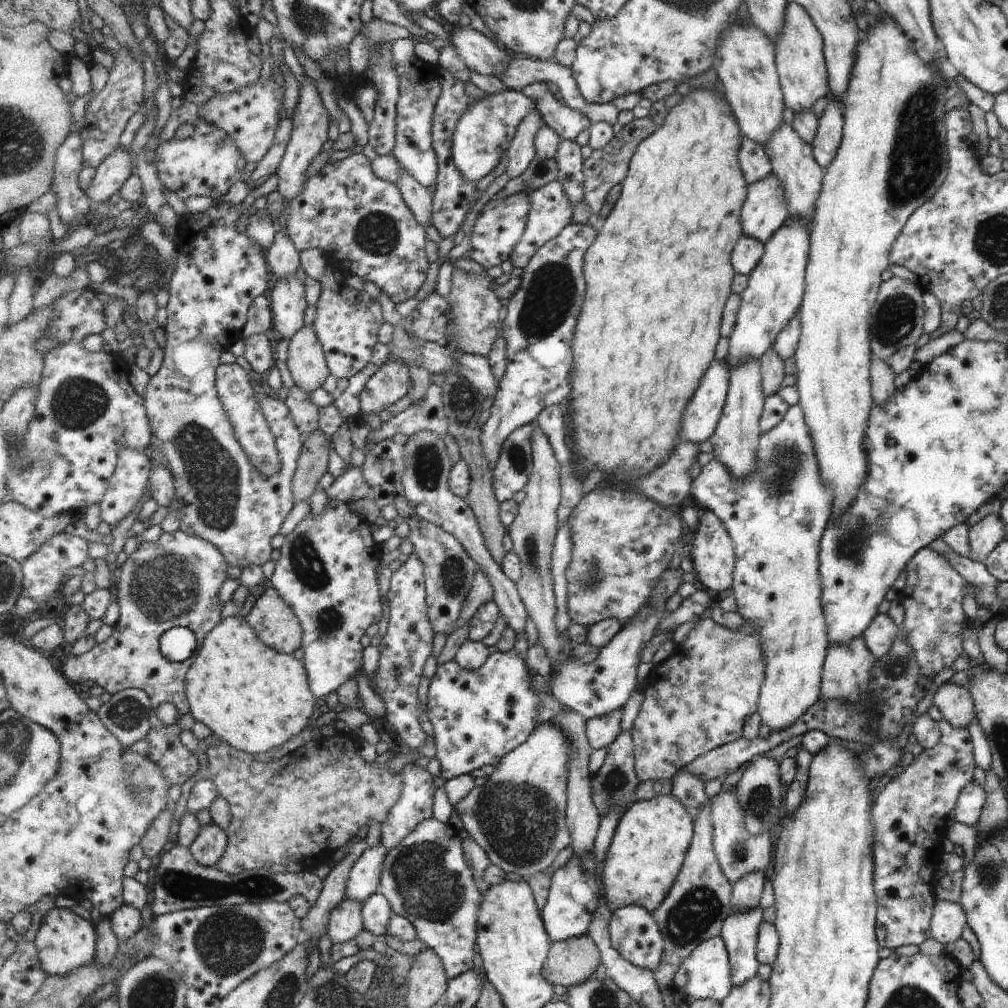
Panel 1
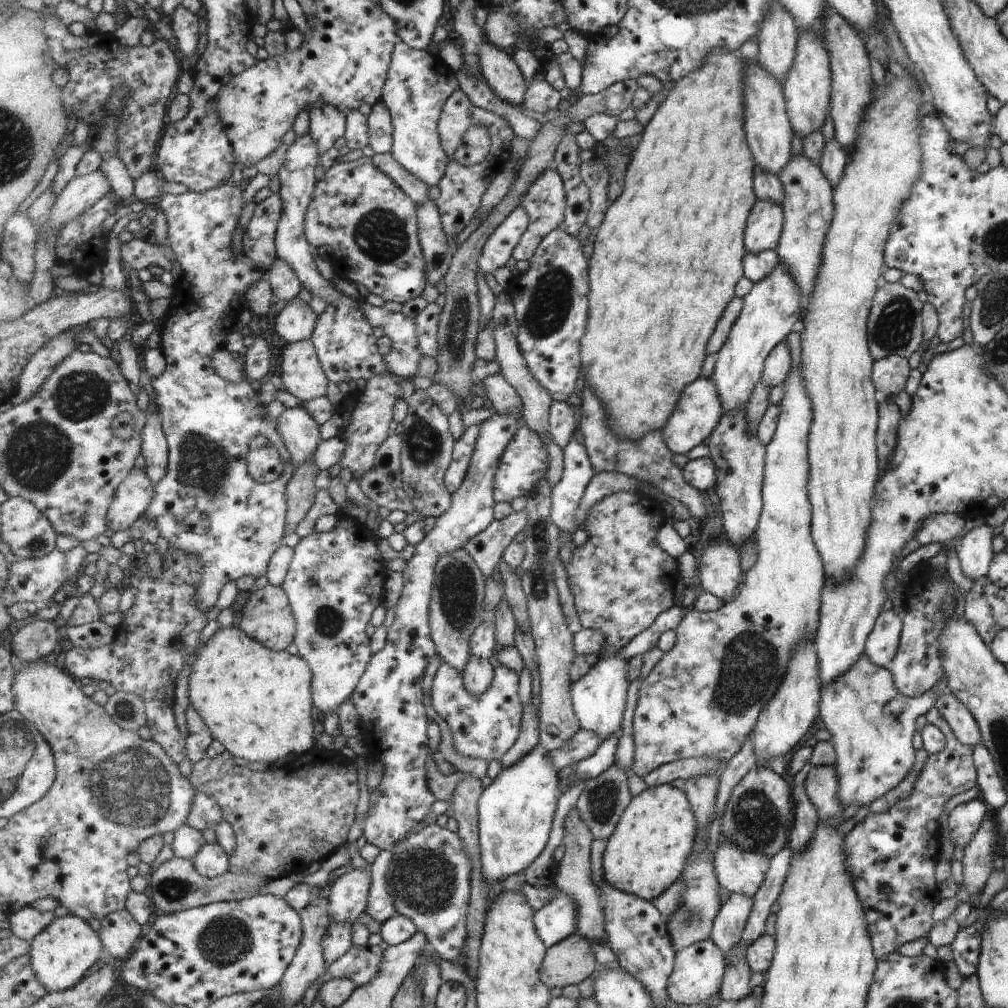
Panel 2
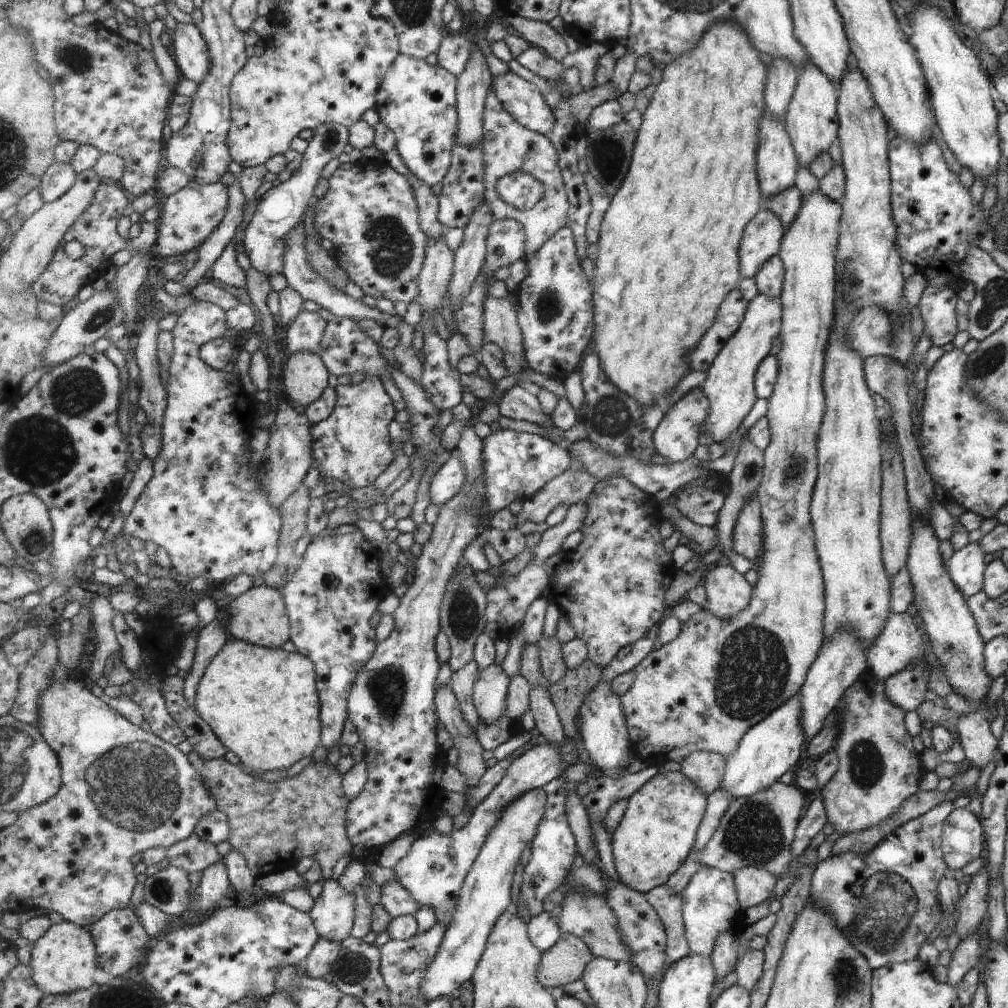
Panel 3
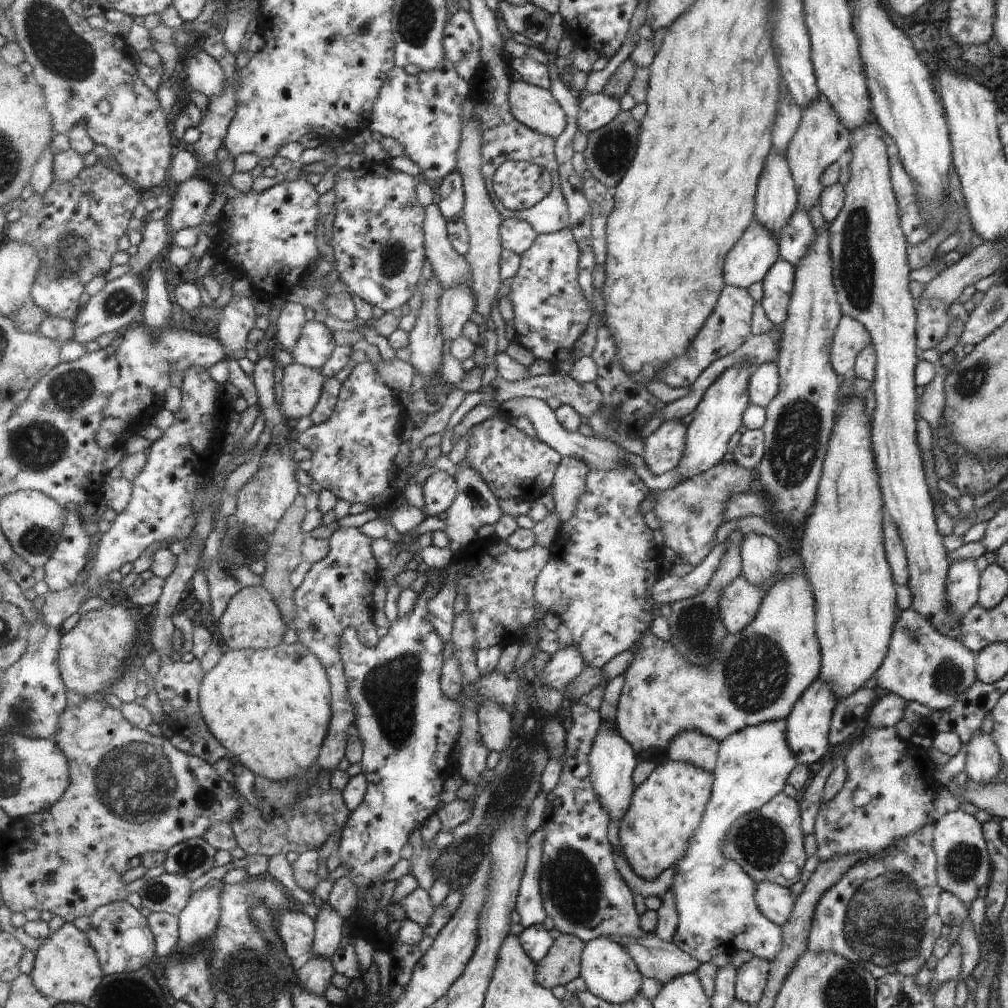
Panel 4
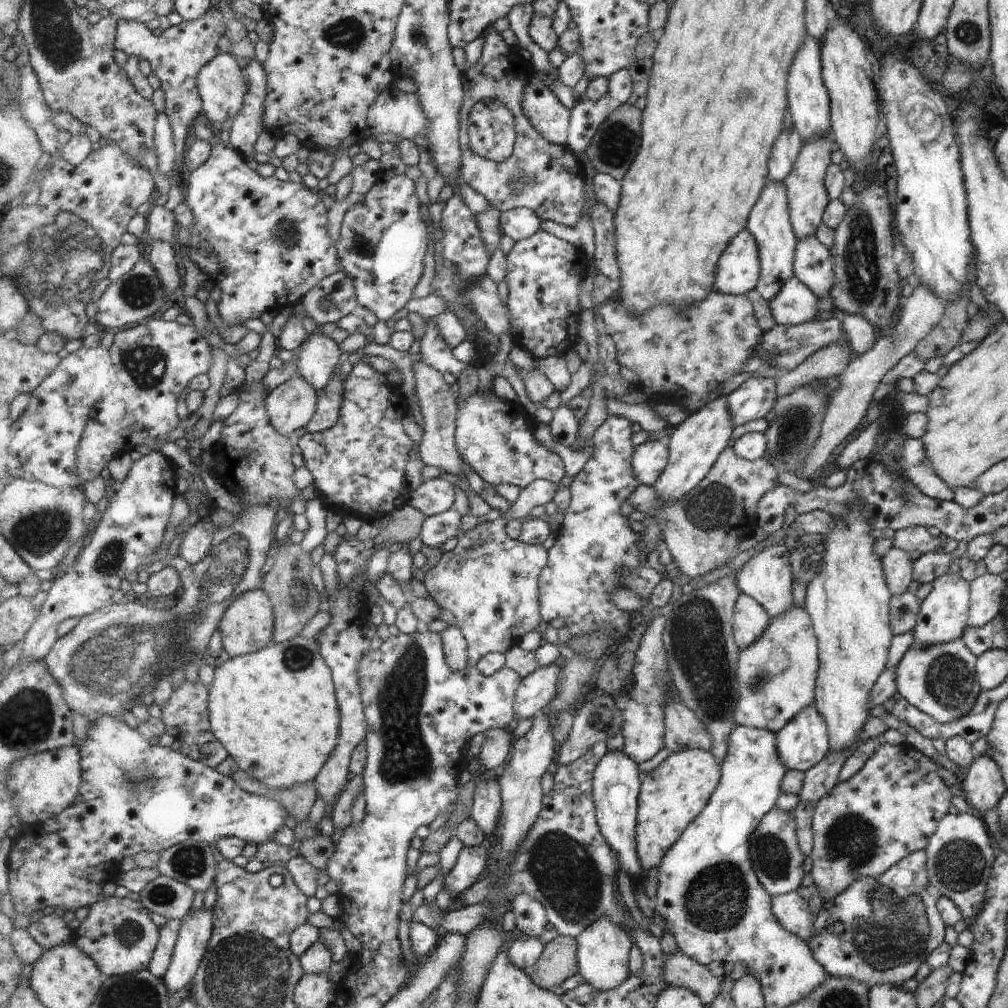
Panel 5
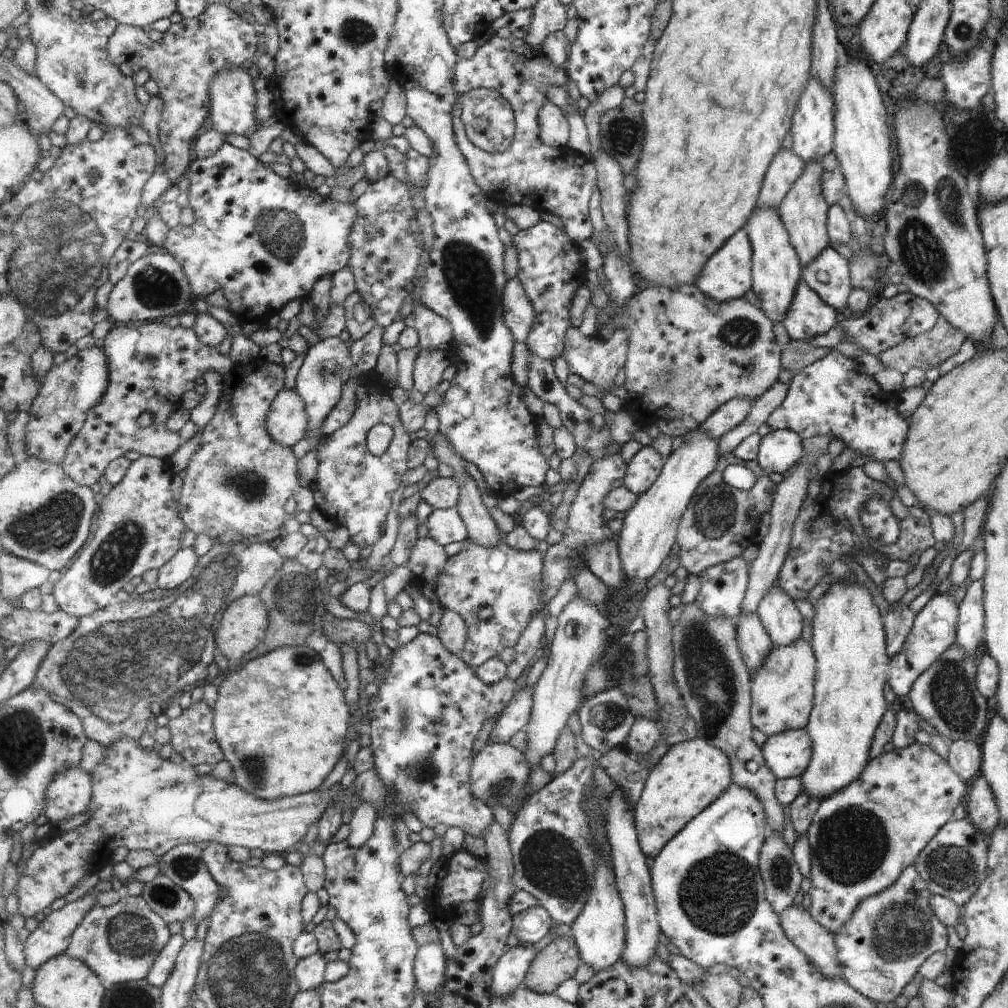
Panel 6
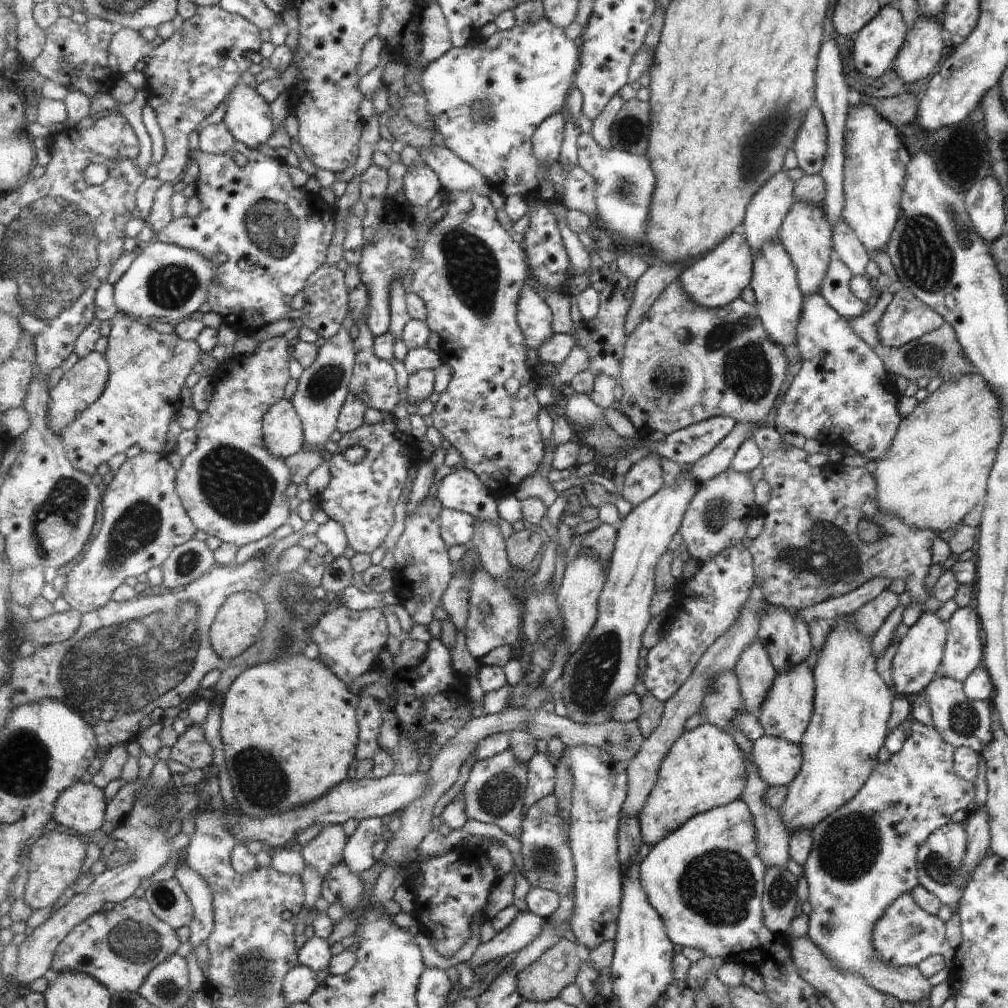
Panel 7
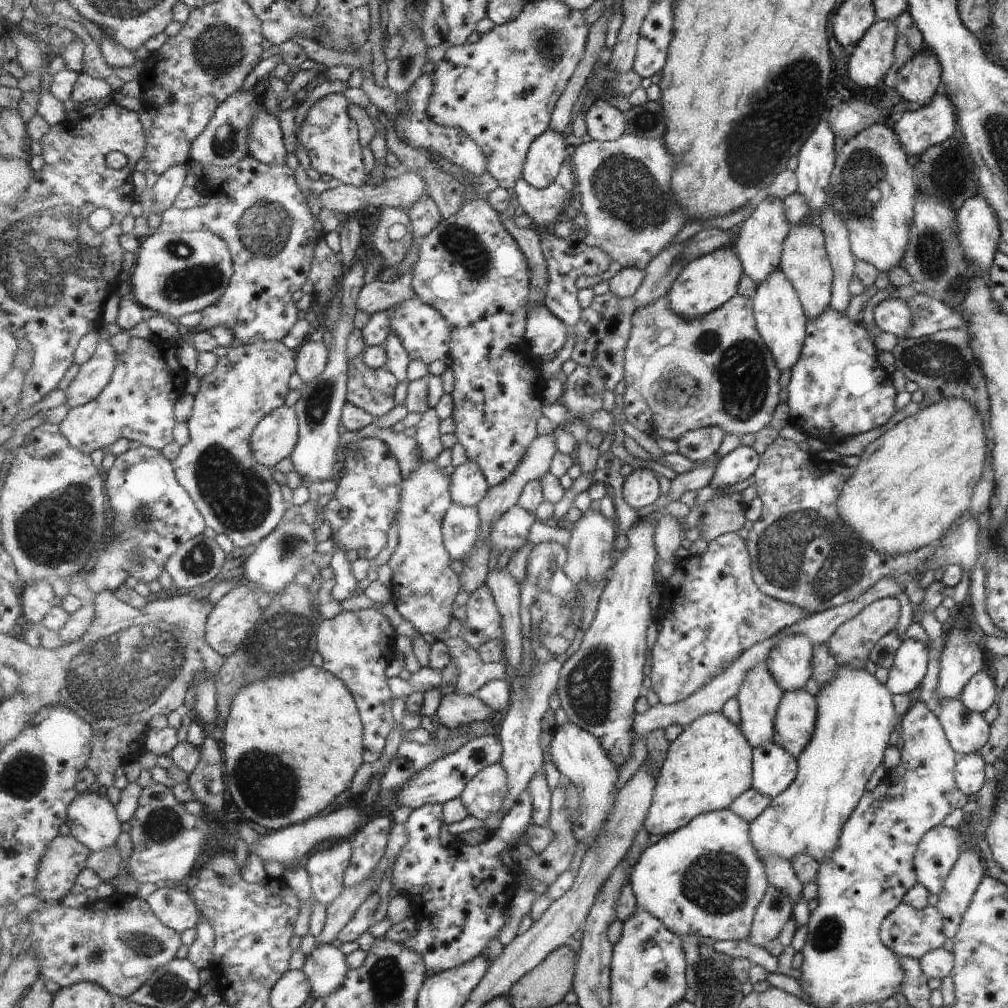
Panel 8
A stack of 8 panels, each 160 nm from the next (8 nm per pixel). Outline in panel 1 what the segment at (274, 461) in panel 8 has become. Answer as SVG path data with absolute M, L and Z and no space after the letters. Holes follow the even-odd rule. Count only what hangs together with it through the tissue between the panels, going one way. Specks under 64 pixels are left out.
M305 325L290 338L287 363L295 384L311 392L321 388L332 374L313 325Z

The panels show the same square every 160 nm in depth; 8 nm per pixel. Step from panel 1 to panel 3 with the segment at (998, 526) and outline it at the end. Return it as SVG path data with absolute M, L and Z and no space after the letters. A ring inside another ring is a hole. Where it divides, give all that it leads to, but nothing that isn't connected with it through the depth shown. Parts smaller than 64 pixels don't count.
M971 543L954 551L945 563L949 579L964 599L981 591L983 570L986 566L983 558L985 554L979 544Z

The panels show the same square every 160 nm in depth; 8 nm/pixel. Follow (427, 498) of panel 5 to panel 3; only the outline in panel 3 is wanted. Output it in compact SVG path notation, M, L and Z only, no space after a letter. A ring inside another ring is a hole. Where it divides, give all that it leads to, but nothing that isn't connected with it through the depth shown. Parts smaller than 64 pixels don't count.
M455 449L450 452L450 457L430 482L431 503L443 506L461 492L465 484L465 466L461 460L461 450Z

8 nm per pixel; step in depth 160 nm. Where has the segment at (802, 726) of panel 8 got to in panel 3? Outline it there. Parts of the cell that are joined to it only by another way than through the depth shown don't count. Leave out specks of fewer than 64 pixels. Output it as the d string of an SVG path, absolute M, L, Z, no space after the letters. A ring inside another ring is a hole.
M811 192L809 196L801 195L801 208L797 212L797 216L787 228L783 228L784 237L780 252L777 257L784 264L784 286L780 294L780 311L782 312L782 320L780 322L781 350L777 356L778 374L777 385L774 389L774 394L768 400L768 413L766 414L769 420L769 426L772 434L771 445L767 448L764 454L764 476L758 490L759 502L762 506L762 518L764 519L764 554L760 568L758 570L758 581L755 583L755 592L753 592L753 600L747 610L743 610L741 614L737 614L737 618L731 620L721 620L717 618L713 612L709 612L706 608L698 611L693 620L689 620L687 624L681 624L680 635L663 645L658 650L653 650L637 668L635 672L635 682L631 686L631 690L621 697L621 706L624 707L625 718L628 719L628 730L630 735L630 742L632 743L632 754L636 756L641 766L661 765L667 761L677 763L683 762L689 754L697 752L697 750L707 750L714 754L721 754L725 759L731 758L731 754L737 752L737 748L744 741L745 734L753 729L753 726L760 724L765 718L768 718L777 708L781 707L793 696L798 696L800 687L804 685L804 680L811 669L813 662L820 654L820 650L824 646L823 640L823 621L824 621L824 584L821 582L821 572L817 566L817 554L813 548L813 530L811 527L810 517L808 514L808 507L813 493L814 484L817 476L817 434L819 432L819 424L825 412L825 396L821 390L821 368L823 368L823 350L825 350L825 342L832 334L832 326L834 325L834 311L836 310L836 242L839 240L839 223L840 223L839 203L833 202L832 199L826 198L825 195L819 192Z

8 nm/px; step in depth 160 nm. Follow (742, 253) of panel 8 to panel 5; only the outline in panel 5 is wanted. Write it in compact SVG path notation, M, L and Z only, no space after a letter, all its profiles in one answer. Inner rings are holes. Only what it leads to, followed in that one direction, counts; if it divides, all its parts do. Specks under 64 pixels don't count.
M792 128L785 130L785 134L780 134L769 162L771 182L782 183L788 177L788 174L794 169L802 146L801 138L797 136L797 132Z

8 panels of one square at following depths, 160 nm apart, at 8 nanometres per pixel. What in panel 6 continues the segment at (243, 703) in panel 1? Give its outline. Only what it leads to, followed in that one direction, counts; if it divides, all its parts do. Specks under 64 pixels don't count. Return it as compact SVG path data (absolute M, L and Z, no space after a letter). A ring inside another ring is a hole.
M309 646L279 648L279 650L269 652L265 656L253 658L253 660L249 660L245 664L239 664L235 670L225 671L225 675L217 680L217 688L218 699L213 709L216 738L225 754L226 760L233 768L235 785L248 791L249 794L253 794L253 796L257 796L261 800L277 800L277 798L295 797L304 793L314 792L325 782L325 778L331 774L331 770L337 766L337 762L339 762L341 757L345 758L345 752L347 751L345 744L347 744L347 738L349 738L349 725L353 725L351 710L347 706L345 692L327 669L321 656L315 650L311 650Z

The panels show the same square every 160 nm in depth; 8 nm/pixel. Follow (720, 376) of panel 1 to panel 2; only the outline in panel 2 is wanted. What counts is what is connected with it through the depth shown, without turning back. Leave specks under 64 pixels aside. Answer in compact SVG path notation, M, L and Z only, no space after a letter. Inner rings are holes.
M710 377L700 378L684 391L677 409L669 418L663 430L664 442L673 454L685 455L701 442L710 438L721 417L724 416L724 406L721 404L720 390L713 384Z

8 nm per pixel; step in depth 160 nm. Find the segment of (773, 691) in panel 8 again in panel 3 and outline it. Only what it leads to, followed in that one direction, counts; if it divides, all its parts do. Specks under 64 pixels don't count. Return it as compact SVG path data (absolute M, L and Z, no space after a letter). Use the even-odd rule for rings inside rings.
M720 562L706 576L707 603L705 608L721 620L737 618L753 600L755 586L747 582L729 562Z

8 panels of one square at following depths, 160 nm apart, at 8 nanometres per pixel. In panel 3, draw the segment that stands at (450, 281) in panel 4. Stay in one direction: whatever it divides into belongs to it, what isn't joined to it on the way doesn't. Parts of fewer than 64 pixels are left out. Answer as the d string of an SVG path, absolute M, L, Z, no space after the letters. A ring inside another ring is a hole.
M406 176L411 187L416 191L417 202L420 203L420 222L425 234L429 234L435 242L445 239L446 227L439 220L440 201L433 190L416 177Z

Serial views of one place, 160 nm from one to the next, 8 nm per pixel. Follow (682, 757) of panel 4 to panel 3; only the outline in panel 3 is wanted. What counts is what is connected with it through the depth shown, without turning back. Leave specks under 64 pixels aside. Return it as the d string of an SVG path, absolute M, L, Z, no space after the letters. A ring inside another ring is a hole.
M697 750L689 754L680 765L681 771L691 782L695 782L701 790L705 790L705 794L713 795L723 782L727 761L721 754Z

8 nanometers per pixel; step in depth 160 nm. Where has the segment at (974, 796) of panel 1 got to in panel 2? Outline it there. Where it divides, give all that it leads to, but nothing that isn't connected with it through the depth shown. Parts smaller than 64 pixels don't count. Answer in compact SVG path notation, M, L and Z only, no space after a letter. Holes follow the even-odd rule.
M980 799L969 800L965 804L958 804L949 811L947 816L947 824L949 830L949 838L955 847L967 846L973 838L973 834L977 831L983 820L987 806Z

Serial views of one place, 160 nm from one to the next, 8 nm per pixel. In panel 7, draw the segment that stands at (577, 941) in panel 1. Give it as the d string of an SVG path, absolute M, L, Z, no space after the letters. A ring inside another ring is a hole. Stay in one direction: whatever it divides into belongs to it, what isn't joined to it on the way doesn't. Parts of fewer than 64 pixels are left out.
M561 939L559 943L547 950L540 959L537 959L535 963L519 972L519 994L524 1000L537 1002L549 1002L558 999L568 984L576 982L581 964L582 949L578 942Z

